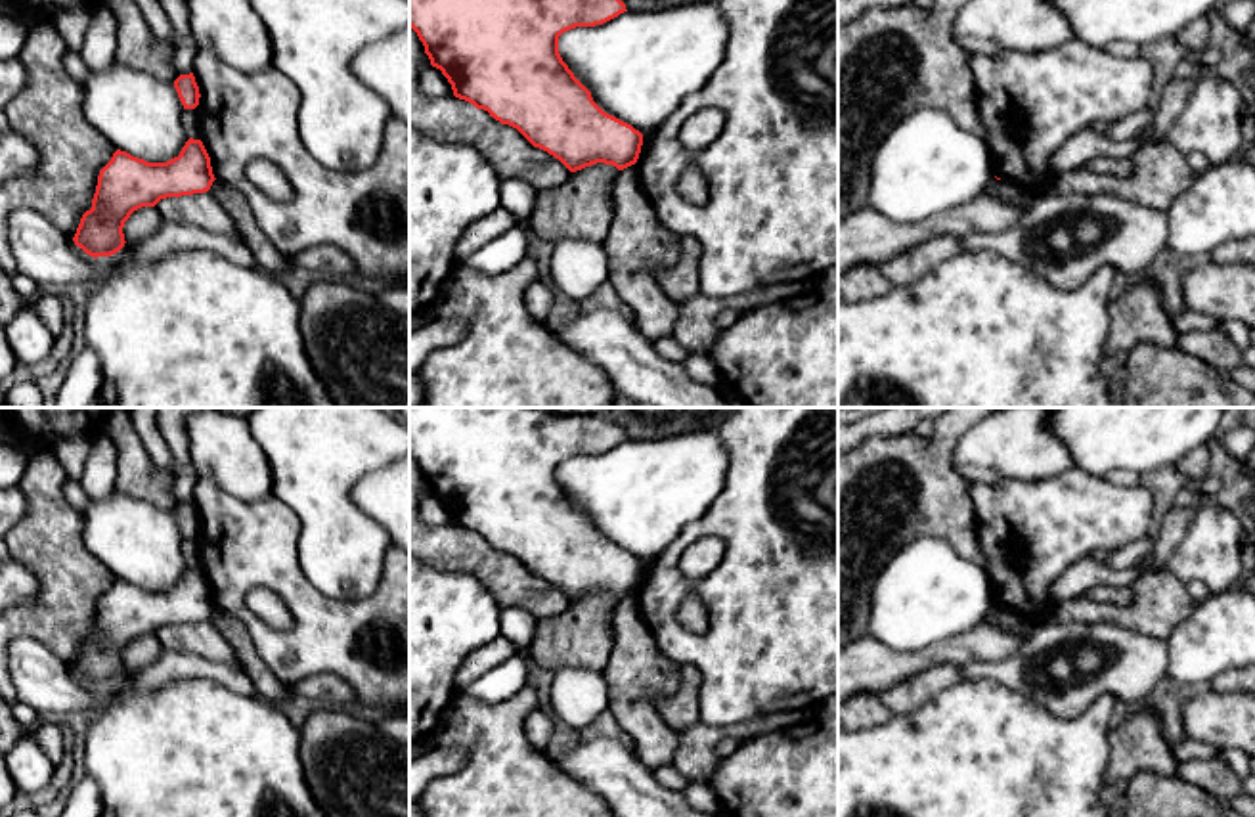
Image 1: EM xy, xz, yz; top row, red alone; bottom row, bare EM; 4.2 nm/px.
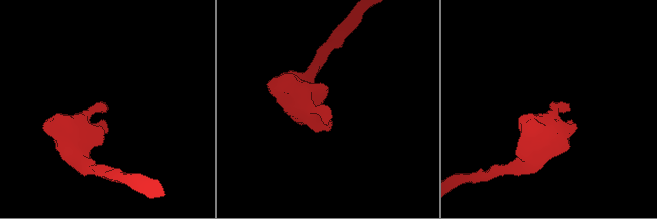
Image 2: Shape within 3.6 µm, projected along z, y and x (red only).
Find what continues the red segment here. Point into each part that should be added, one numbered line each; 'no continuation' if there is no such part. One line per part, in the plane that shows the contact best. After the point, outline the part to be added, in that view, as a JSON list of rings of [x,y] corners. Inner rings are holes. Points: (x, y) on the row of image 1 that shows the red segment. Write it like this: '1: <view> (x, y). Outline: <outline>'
no continuation

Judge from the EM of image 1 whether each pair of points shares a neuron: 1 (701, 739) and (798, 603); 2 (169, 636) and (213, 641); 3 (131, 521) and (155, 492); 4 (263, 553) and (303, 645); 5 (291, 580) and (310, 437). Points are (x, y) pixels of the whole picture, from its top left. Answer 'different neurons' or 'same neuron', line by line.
1: different neurons
2: same neuron
3: different neurons
4: same neuron
5: different neurons

